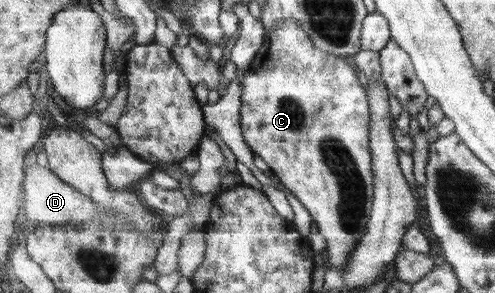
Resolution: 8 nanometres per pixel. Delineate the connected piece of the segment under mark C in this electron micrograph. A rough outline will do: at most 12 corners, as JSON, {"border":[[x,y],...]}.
{"border":[[292,18],[242,81],[245,141],[344,272],[367,234],[370,106]]}

